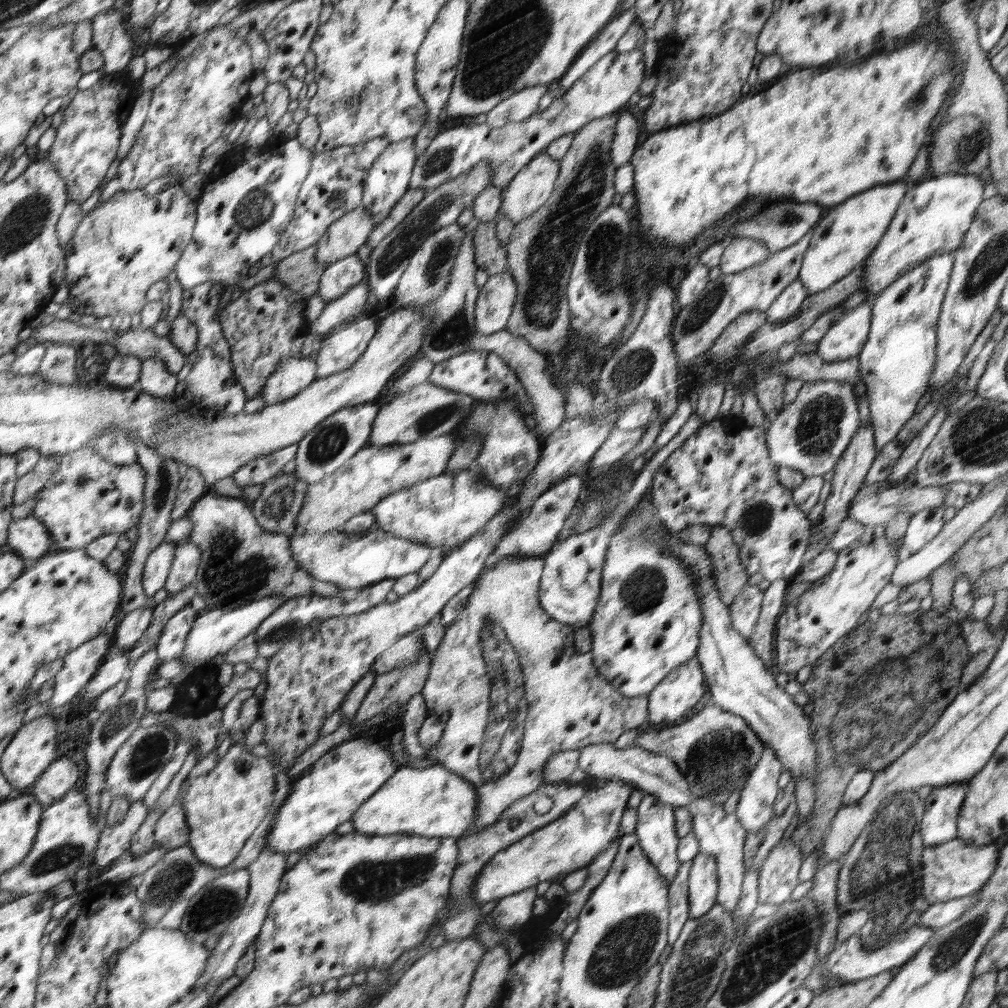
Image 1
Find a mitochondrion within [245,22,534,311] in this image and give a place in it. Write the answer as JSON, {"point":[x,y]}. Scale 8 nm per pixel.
{"point":[394,254]}

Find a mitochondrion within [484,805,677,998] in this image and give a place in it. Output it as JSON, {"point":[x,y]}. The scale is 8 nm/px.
{"point":[623,951]}

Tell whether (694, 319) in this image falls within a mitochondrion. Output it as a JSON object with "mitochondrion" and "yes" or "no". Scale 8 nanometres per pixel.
{"mitochondrion":"yes"}

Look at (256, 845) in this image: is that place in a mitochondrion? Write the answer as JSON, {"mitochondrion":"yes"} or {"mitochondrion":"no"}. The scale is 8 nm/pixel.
{"mitochondrion":"no"}

